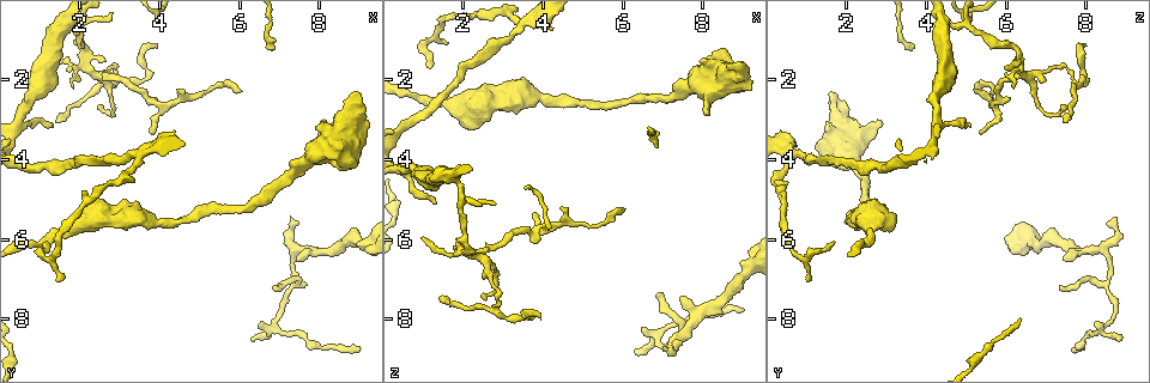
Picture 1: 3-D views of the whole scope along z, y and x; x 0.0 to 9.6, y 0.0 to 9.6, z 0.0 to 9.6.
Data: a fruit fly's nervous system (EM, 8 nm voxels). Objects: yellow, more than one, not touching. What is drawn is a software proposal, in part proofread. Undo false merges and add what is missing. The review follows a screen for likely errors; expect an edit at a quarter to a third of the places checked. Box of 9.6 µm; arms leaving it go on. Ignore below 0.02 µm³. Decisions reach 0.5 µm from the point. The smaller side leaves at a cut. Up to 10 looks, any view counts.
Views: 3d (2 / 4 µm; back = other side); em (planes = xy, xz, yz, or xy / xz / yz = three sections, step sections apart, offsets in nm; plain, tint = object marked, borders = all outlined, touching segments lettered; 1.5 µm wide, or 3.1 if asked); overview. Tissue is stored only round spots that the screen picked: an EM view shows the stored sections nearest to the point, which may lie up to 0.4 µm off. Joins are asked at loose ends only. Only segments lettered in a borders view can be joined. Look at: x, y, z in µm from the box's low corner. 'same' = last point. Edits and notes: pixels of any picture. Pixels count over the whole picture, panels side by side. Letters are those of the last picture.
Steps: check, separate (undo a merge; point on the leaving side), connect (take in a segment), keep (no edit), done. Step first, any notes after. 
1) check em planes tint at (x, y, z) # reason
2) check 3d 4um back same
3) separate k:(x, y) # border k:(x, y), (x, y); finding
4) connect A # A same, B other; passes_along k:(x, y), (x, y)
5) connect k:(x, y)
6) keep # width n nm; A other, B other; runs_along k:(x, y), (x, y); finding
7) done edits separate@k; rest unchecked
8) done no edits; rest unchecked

check em planes borders at (8.15, 3.05, 2.80) # branch stops here

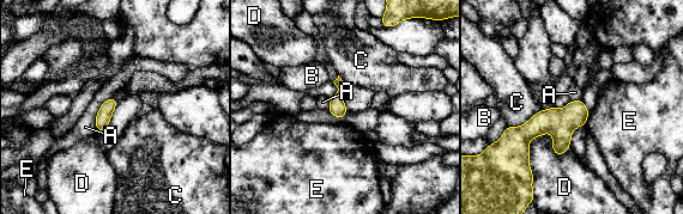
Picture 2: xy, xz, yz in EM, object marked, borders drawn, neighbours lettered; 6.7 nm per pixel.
keep # A other, B other, C other, D other, E other; runs_along 2:(585, 111), (509, 132); no lettered segment goes on from it

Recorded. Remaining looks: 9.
check 3d 2um at (0.90, 2.35, 4.30) # thick turns thin

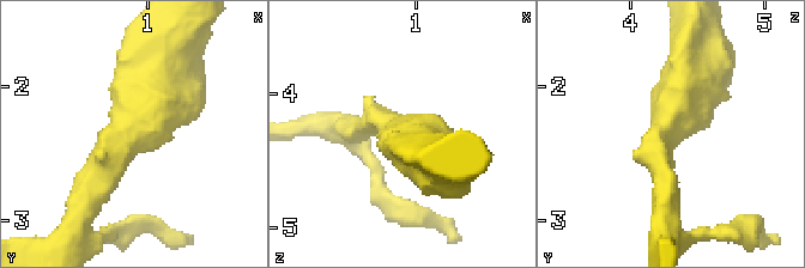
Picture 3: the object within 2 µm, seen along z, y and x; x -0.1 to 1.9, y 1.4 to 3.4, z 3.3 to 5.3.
check em planes borders at (0.84, 2.38, 4.24) # arm_widths 220, 380 nm; now the EM

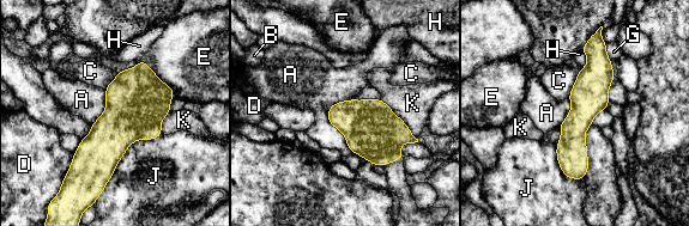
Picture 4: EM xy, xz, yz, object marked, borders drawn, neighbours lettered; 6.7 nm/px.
keep # A other, B other, C other, D other, E other, G other, H other, J other, K other; border 4:(163, 134), (127, 148), (94, 205); one neuron here

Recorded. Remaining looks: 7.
check em planes borders at (1.70, 0.60, 4.45) # side arm on a straight run

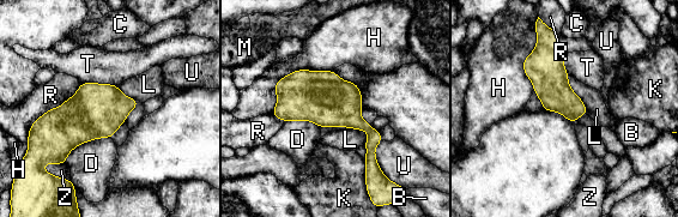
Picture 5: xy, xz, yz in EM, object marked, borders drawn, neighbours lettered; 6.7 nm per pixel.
keep # width 200 nm; B other, C other, D other, H other, K other, L other, M other, R other, T other, U other, Z other; continuous, no second neuron

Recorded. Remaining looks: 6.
check 3d 4um at (3.95, 1.20, 7.95) # free end

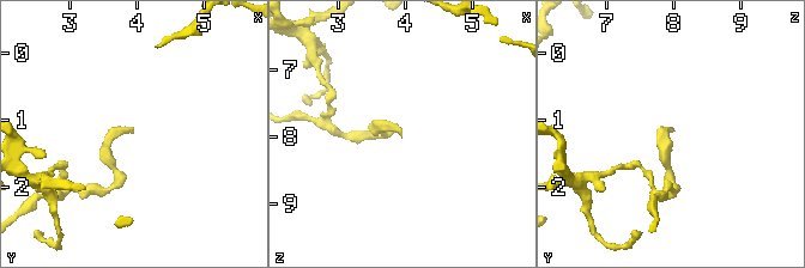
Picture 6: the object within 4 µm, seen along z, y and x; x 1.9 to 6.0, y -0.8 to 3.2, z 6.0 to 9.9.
check em xz step 4 borders at (3.95, 1.15, 8.00)

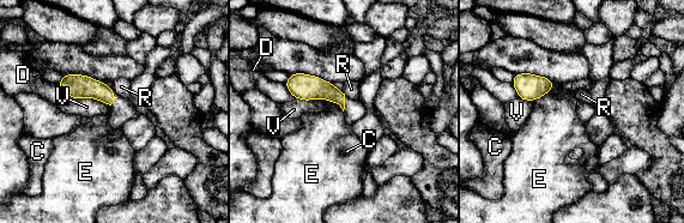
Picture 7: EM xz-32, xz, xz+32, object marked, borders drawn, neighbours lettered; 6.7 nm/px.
check em planes borders same # cut it another way

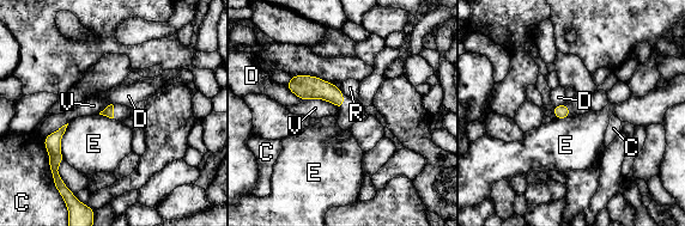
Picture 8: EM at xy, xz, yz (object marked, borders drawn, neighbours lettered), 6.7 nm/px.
keep # C other, D other, E other, R other, V other; border 8:(68, 123), (60, 142), (62, 159); none of them fits

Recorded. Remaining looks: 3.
done no edits; rest unchecked

